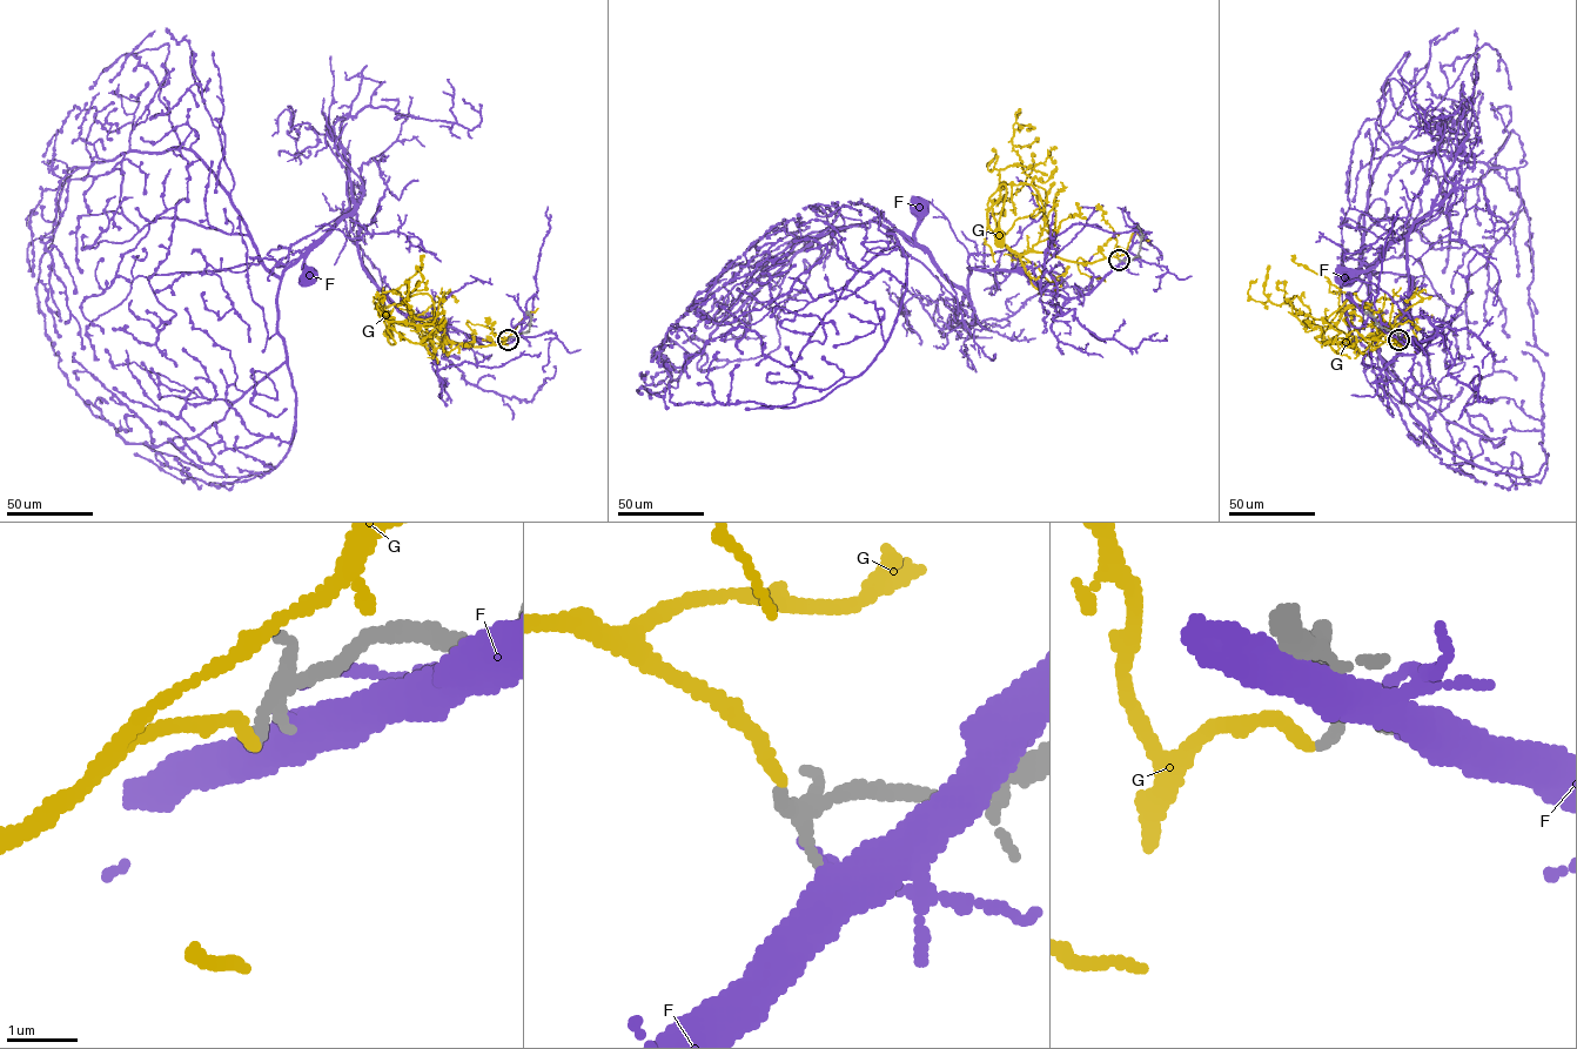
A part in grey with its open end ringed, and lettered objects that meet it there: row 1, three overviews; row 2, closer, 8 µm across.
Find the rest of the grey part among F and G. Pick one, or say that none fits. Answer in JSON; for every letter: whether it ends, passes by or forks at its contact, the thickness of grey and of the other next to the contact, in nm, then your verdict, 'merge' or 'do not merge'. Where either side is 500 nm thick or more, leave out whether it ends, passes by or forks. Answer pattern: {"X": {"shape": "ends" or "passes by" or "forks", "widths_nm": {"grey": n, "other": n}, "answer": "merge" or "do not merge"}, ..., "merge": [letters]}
{"F": {"shape": "passes by", "widths_nm": {"grey": 190, "other": 360}, "answer": "do not merge"}, "G": {"shape": "ends", "widths_nm": {"grey": 130, "other": 160}, "answer": "merge"}, "merge": ["G"]}

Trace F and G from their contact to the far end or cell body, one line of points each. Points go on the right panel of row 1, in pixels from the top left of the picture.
F: (1400, 338), (1436, 333), (1410, 316), (1409, 301), (1407, 234), (1429, 214), (1376, 266), (1344, 276)
G: (1398, 340), (1390, 324), (1356, 304), (1337, 311), (1322, 338), (1348, 344), (1380, 331)

